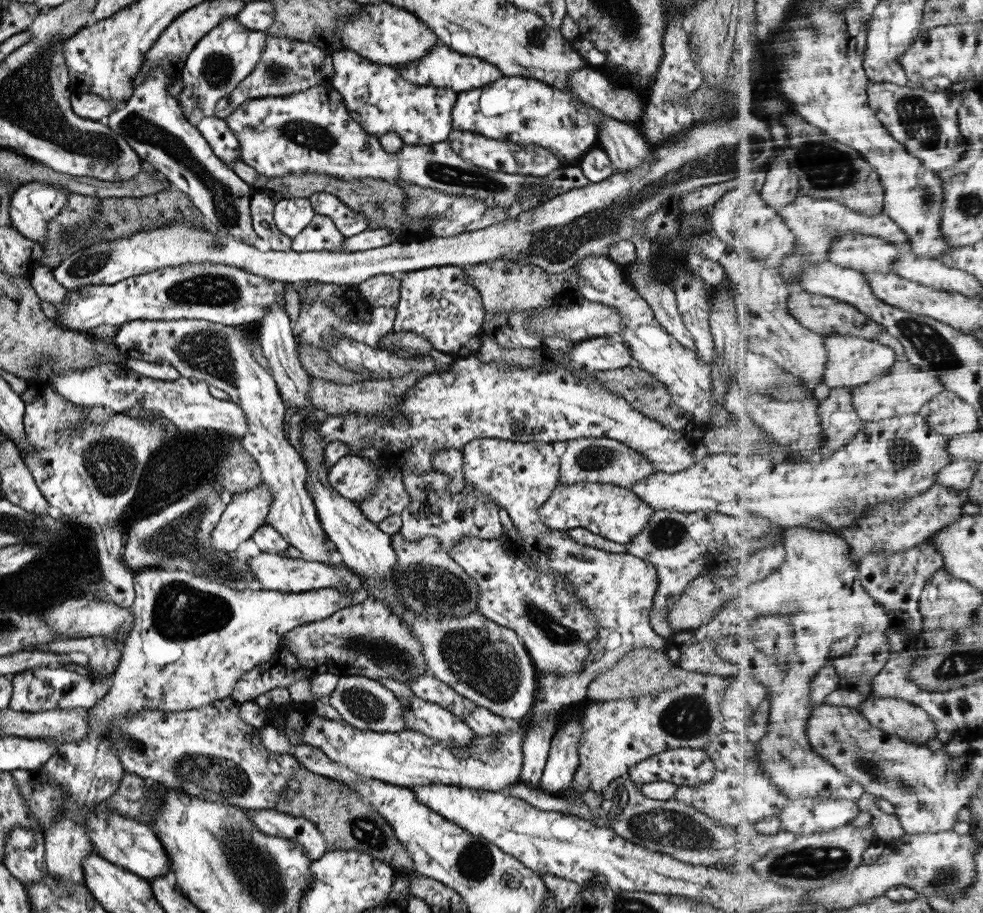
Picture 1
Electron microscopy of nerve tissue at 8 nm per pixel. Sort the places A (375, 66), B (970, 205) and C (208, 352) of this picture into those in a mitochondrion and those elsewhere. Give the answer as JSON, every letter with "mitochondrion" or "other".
{"A":"other","B":"mitochondrion","C":"mitochondrion"}

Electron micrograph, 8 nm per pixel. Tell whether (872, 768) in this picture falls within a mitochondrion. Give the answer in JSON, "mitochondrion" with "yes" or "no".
{"mitochondrion":"yes"}

